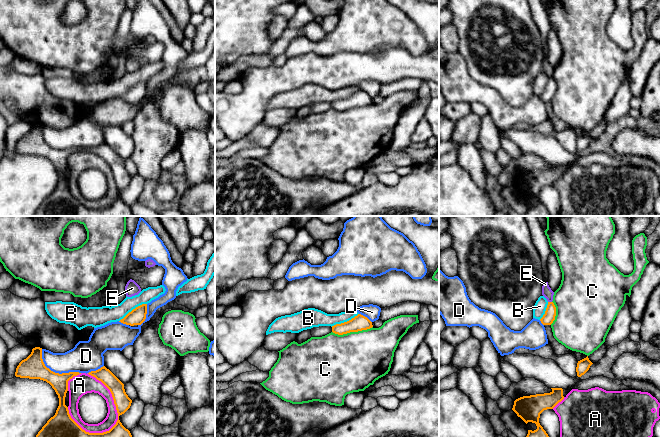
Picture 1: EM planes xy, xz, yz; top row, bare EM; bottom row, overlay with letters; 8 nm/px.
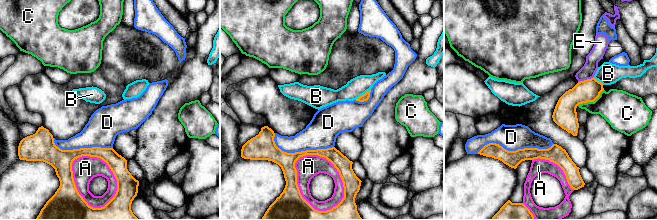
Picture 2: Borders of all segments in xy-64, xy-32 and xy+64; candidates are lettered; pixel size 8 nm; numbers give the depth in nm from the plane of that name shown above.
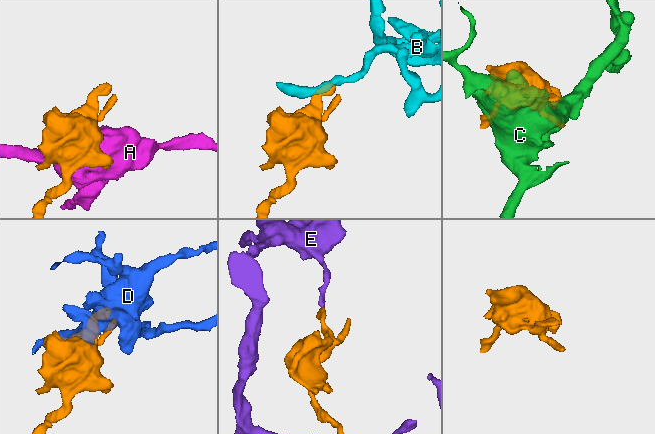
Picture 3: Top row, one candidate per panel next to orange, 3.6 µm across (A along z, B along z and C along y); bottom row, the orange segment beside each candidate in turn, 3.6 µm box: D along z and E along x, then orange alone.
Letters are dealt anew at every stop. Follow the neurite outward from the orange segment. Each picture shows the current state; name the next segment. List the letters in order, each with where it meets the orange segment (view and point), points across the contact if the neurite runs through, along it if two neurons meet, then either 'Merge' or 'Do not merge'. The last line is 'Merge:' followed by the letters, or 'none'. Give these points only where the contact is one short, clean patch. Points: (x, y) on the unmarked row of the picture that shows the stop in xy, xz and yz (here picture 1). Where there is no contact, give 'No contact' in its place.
A: Touches orange at xy (114, 178). Do not merge
B: Touches orange at xy (133, 85). Boundary: xy (146, 79), (136, 82), (119, 97). Do not merge
C: Touches orange at xz (352, 107). Do not merge
D: Touches orange at xy (54, 148). Do not merge
E: Touches orange at yz (550, 78). Boundary: yz (548, 77), (551, 78). Do not merge
Merge: none

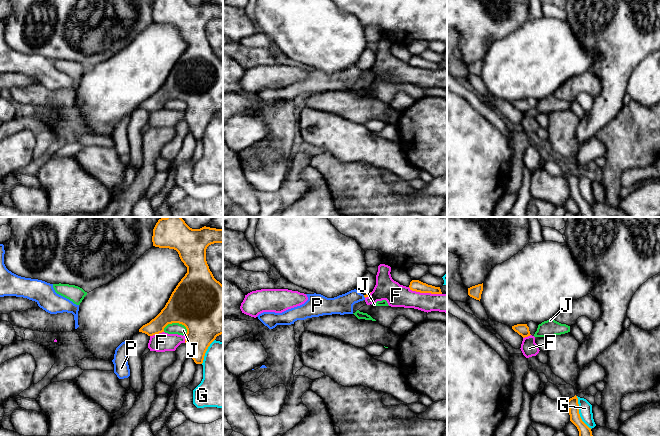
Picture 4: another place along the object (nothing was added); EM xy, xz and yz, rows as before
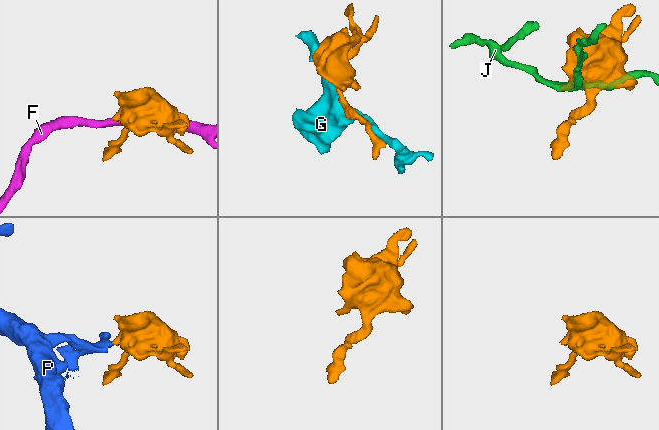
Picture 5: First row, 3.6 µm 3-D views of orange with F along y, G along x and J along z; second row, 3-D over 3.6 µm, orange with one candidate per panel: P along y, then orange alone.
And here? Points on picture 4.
F: Touches orange at xz (425, 68). Do not merge
G: Touches orange at yz (578, 189). Do not merge
J: Touches orange at xy (174, 98). Do not merge
P: Touches orange at xz (364, 72). Path across: xz (366, 71), (364, 72), (351, 73), (343, 80). Merge
Merge: P

